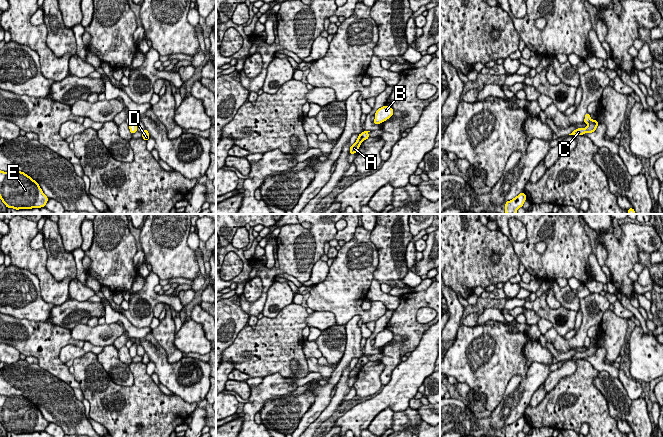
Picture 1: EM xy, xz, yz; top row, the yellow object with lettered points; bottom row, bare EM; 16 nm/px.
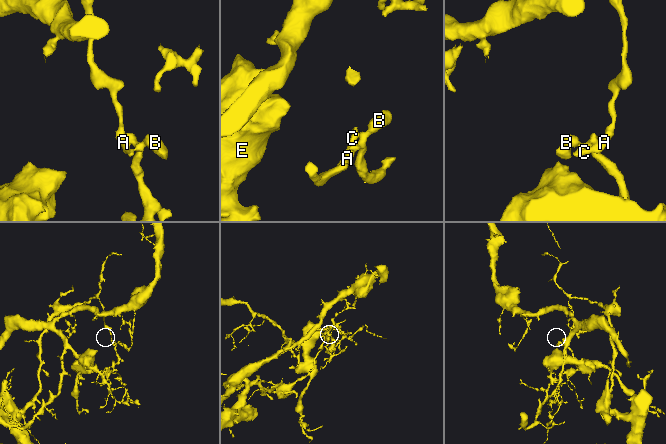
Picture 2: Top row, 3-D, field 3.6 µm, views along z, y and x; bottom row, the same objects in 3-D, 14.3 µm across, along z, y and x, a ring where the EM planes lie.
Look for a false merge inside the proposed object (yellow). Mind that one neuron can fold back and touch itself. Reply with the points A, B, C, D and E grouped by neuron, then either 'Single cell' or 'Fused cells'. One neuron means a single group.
Groups: A C / B D E. Fused cells

